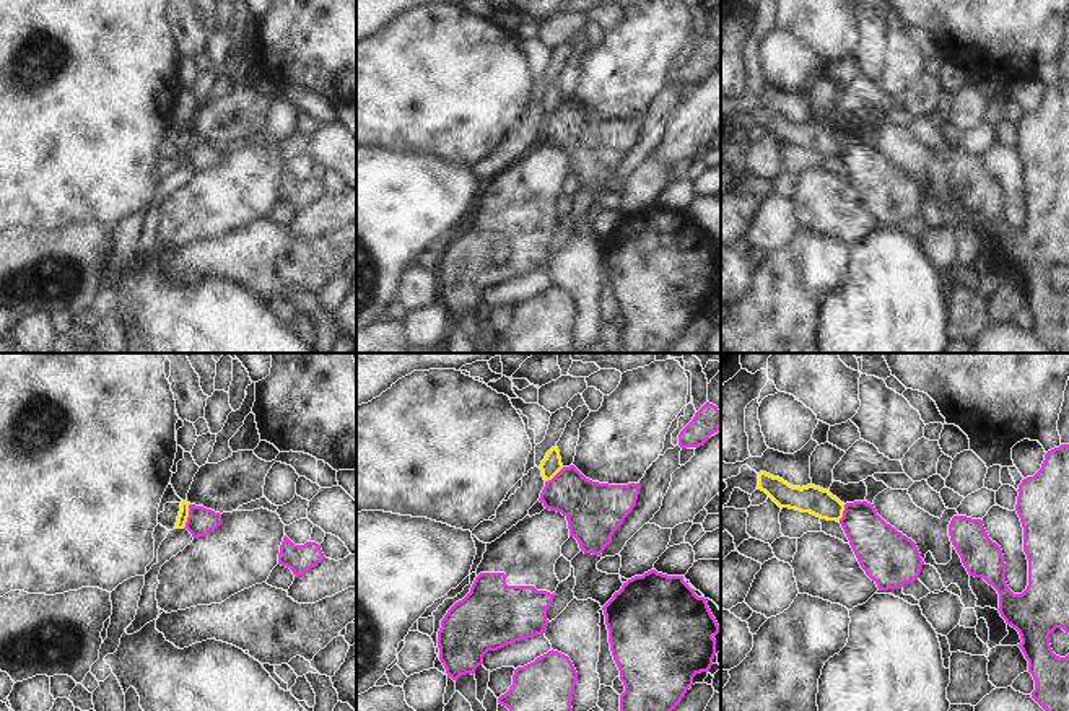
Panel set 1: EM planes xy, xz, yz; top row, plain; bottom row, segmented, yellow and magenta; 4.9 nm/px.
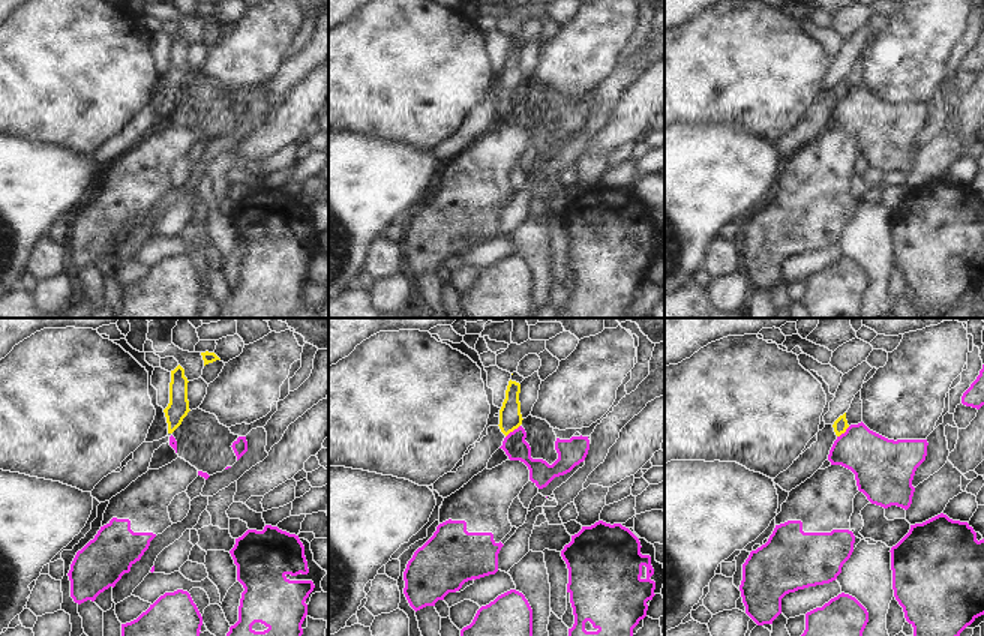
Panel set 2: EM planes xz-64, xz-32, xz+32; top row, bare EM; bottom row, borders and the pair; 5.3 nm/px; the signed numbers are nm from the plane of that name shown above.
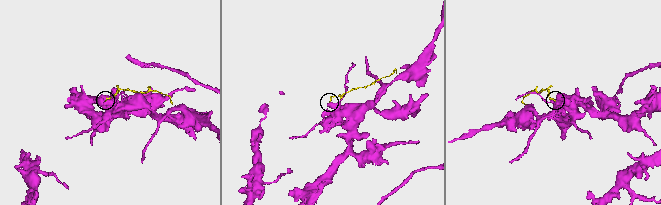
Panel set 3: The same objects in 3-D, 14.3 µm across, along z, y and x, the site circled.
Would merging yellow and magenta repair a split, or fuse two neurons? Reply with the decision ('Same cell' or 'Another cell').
Another cell

